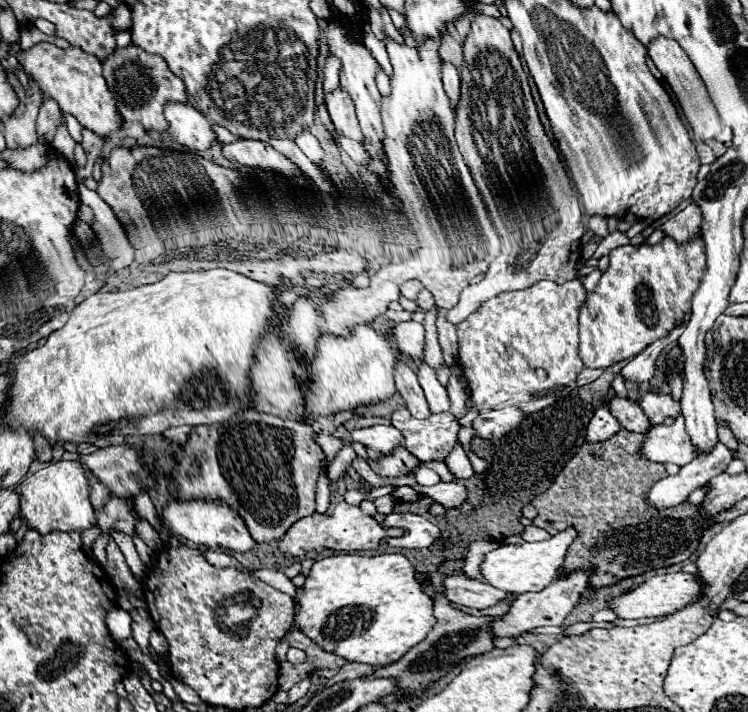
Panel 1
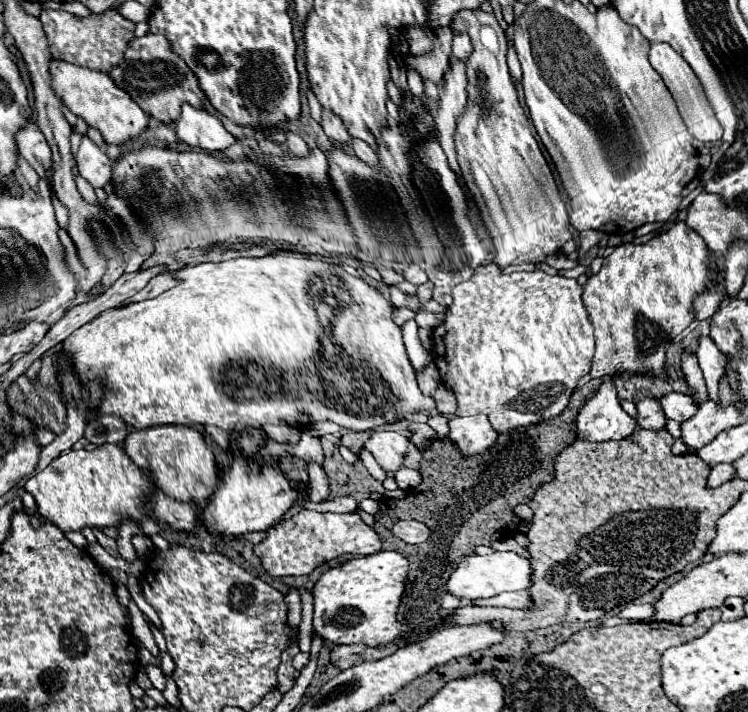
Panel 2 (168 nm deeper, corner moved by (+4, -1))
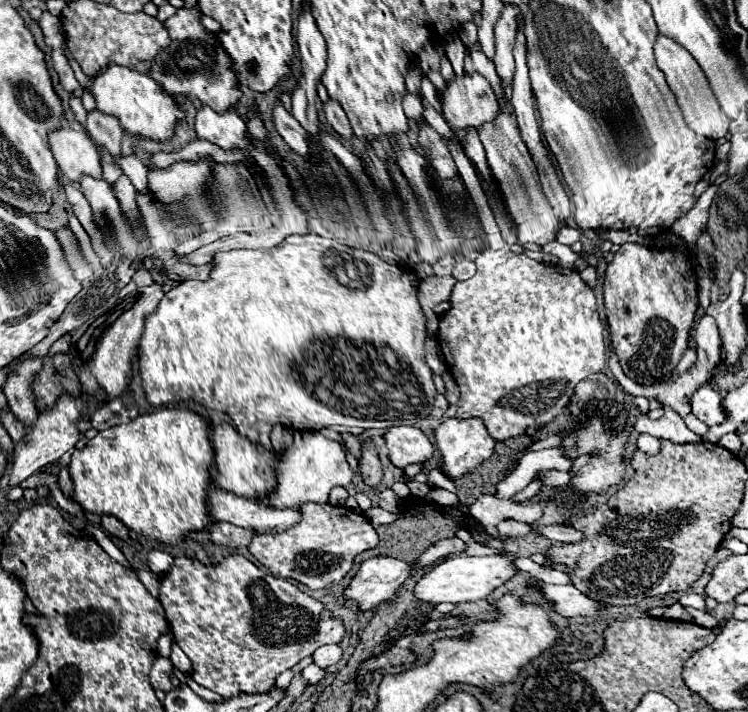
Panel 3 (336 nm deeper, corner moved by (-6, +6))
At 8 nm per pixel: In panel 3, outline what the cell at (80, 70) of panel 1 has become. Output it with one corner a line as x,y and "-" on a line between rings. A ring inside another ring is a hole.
111,63
105,67
103,73
91,77
89,91
95,97
97,109
101,113
115,117
127,133
137,135
137,137
149,137
149,139
165,141
173,135
177,119
181,119
185,115
177,107
175,99
171,95
165,95
159,89
159,85
155,85
155,81
151,81
151,77
147,77
139,71
133,71
129,67
123,67
123,65

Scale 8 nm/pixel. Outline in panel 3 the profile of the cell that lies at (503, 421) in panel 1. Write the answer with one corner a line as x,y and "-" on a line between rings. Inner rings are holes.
469,417
469,419
445,419
437,429
435,429
435,439
437,447
443,457
443,469
449,479
457,479
469,469
475,469
481,465
485,459
489,459
495,451
495,439
489,435
485,423
481,417

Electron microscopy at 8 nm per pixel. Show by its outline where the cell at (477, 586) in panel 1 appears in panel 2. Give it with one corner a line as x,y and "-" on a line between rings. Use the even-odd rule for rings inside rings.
519,590
519,592
503,592
499,596
493,598
485,598
485,600
475,600
477,606
505,606
505,608
531,608
533,600
529,590

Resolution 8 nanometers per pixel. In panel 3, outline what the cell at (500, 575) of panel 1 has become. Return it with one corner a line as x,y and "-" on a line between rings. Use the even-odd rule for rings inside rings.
503,551
501,555
483,555
483,557
467,557
467,555
453,555
451,559
437,565
431,573
427,573
415,587
415,595
423,601
429,601
433,605
449,601
449,603
463,603
463,601
479,601
489,597
497,587
507,583
515,577
517,565
515,559
519,559
511,551

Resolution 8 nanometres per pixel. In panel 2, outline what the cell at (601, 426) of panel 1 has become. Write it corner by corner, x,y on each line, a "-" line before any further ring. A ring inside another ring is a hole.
607,378
597,394
585,402
577,416
577,438
589,442
629,438
637,428
637,420
621,408
615,386

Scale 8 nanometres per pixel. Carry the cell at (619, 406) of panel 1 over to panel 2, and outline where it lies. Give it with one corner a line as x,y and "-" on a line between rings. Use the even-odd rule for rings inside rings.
646,397
636,403
637,415
635,419
641,428
647,430
661,430
667,424
665,417
658,401
655,398

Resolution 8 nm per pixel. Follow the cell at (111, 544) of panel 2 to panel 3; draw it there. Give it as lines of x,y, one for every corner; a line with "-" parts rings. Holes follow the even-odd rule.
103,515
103,517
101,517
101,523
103,523
103,527
105,527
111,535
119,537
119,539
125,541
125,543
133,543
131,537
129,537
129,529
127,529
119,519
115,519
115,517
111,517
111,515

